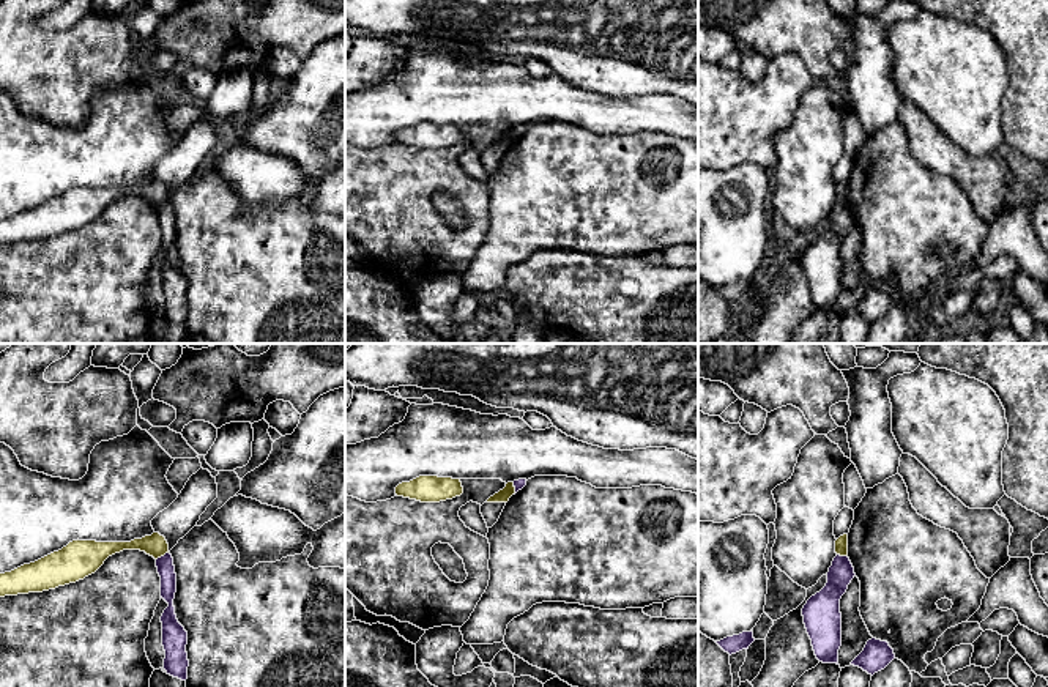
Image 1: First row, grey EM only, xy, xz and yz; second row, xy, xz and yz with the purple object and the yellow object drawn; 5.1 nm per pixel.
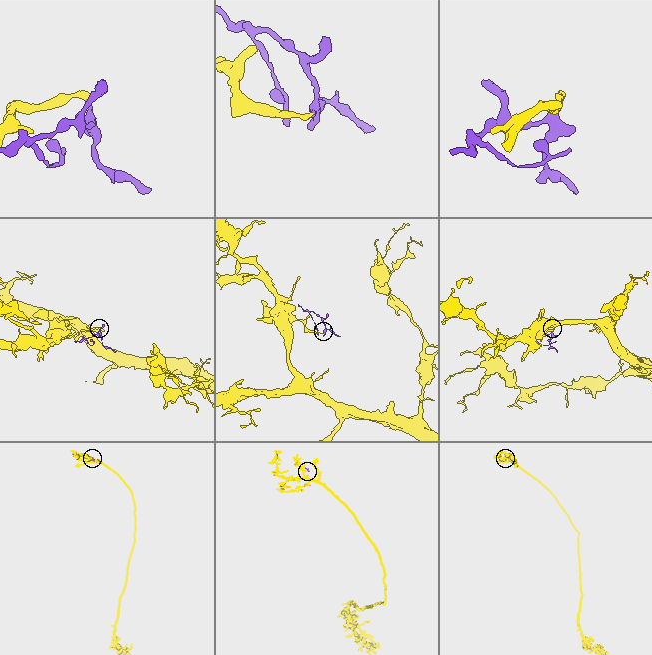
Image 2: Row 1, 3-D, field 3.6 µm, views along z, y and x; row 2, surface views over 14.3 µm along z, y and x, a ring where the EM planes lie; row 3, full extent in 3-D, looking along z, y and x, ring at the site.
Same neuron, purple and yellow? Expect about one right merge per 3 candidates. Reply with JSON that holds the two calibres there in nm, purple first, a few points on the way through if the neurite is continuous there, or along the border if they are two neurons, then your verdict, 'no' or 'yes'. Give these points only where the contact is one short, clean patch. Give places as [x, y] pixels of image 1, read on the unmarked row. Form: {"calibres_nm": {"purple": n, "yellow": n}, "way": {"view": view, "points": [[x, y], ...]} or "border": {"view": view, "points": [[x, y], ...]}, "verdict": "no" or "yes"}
{"calibres_nm": {"purple": 90, "yellow": 120}, "border": {"view": "xy", "points": [[167, 199], [156, 207]]}, "verdict": "no"}

